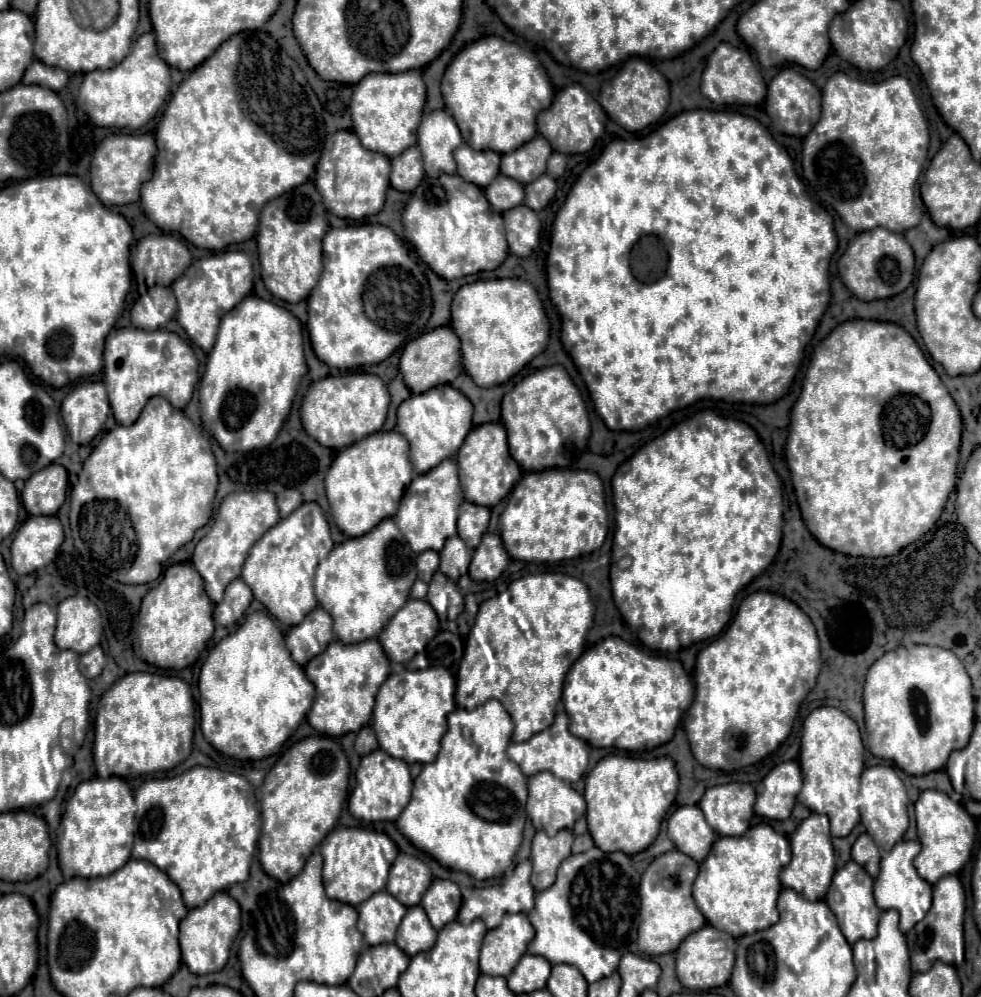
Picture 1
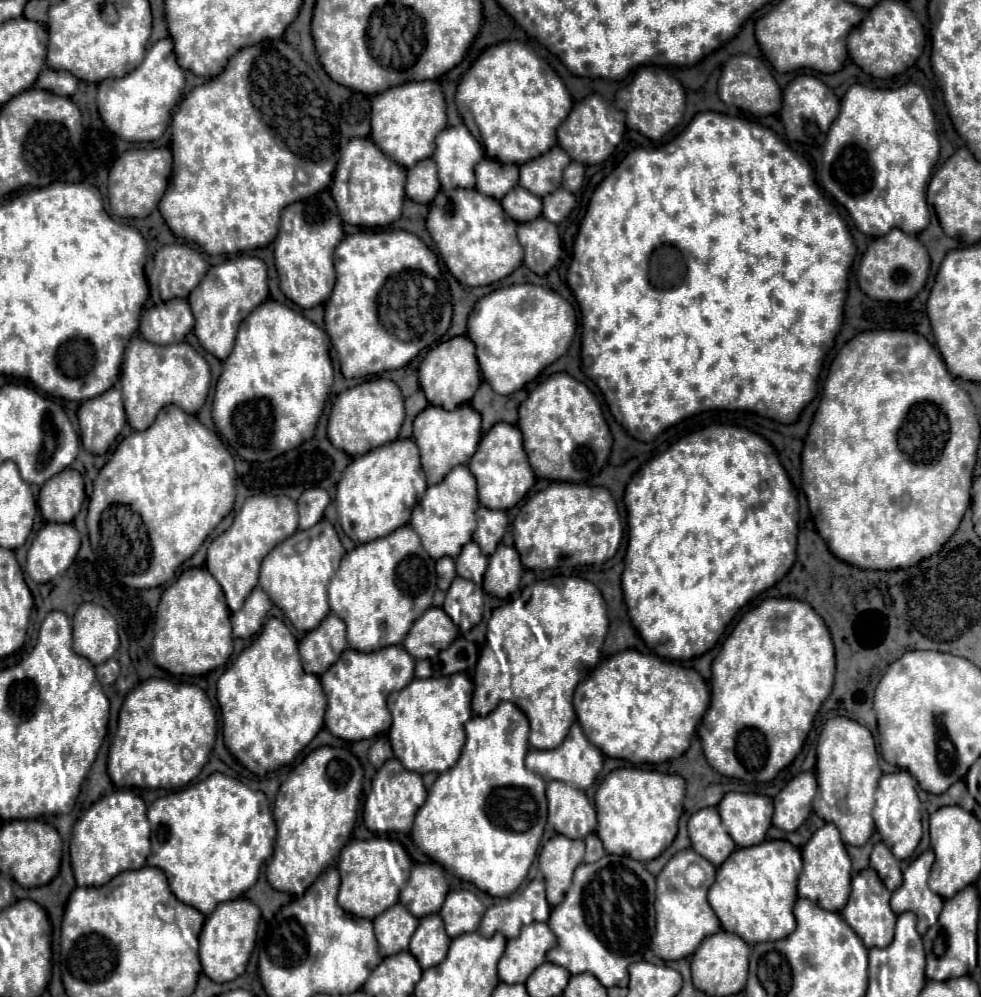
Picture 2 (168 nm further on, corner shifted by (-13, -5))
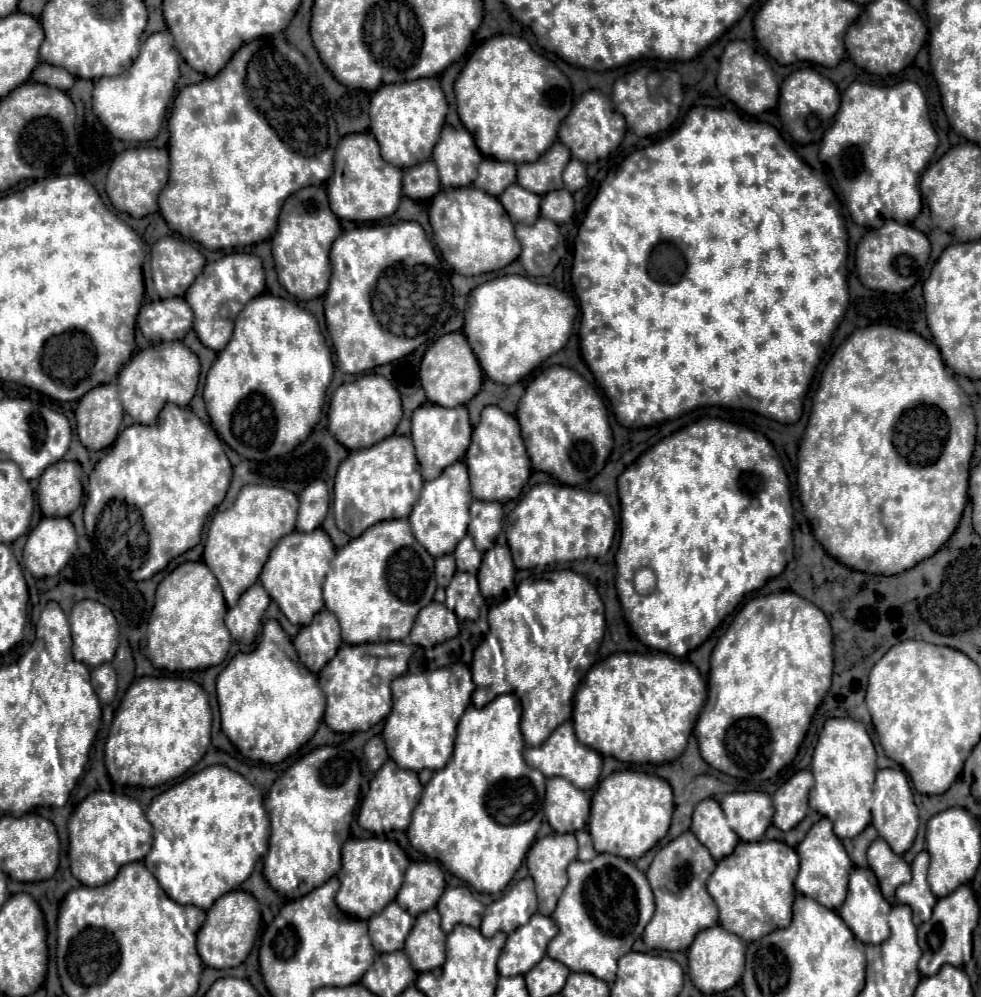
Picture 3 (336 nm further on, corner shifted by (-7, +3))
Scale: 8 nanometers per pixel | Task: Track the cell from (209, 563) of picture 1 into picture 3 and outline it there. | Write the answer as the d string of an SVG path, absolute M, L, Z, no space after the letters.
M248 484L240 490L232 508L216 512L204 546L204 564L218 578L224 592L224 600L230 608L236 606L238 598L258 582L260 572L268 560L270 550L278 544L280 538L290 534L296 528L298 516L298 498L294 492L280 486L266 484Z

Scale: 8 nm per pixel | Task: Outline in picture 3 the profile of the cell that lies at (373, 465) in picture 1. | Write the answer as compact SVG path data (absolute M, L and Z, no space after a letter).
M388 436L382 442L350 452L334 478L334 518L336 526L356 538L380 520L408 518L420 496L424 480L420 476L414 444L408 436Z

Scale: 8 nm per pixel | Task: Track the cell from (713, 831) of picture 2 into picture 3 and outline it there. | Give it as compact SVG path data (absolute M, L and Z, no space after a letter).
M706 798L694 808L690 830L712 852L714 860L732 854L732 848L738 844L736 832L728 826L724 812L714 798Z

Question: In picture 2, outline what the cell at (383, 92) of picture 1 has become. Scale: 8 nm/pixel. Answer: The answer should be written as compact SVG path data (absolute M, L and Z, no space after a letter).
M436 80L406 82L376 94L372 98L370 124L372 124L370 138L396 164L410 168L410 164L416 164L418 160L432 156L434 138L446 126L446 102L440 84Z

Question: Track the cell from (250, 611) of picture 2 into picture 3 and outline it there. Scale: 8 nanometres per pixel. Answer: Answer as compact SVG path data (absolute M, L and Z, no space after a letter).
M254 584L252 588L248 588L248 592L240 598L240 602L226 614L226 626L232 638L238 642L252 644L270 602L272 600L268 592L262 588L262 584Z

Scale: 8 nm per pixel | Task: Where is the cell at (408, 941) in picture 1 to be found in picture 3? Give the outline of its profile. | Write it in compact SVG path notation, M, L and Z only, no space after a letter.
M436 908L416 918L412 932L408 934L404 952L416 972L432 972L440 976L444 964L446 934L440 928L440 914Z

